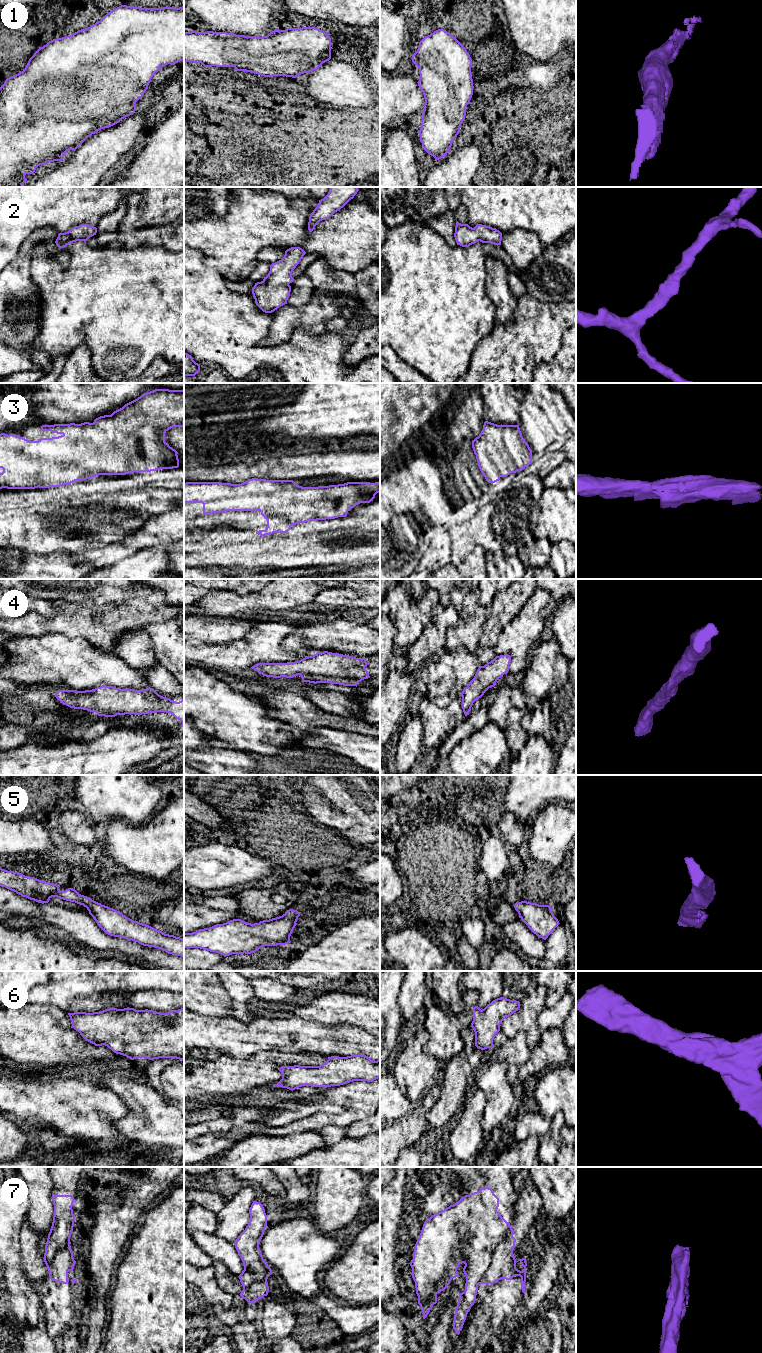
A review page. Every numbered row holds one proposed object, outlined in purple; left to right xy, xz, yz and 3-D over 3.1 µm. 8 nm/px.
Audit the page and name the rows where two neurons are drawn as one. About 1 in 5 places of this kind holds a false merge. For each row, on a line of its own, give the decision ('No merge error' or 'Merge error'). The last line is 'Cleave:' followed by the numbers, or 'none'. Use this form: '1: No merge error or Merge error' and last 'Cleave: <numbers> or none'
1: No merge error
2: No merge error
3: No merge error
4: No merge error
5: No merge error
6: No merge error
7: Merge error
Cleave: 7

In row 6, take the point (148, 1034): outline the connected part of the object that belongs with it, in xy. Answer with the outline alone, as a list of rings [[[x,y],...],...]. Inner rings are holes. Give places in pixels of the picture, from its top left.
[[[109,1008],[99,1012],[68,1013],[72,1028],[95,1046],[105,1045],[114,1053],[134,1060],[176,1058],[184,1060],[184,1008],[168,1013],[134,1008]]]

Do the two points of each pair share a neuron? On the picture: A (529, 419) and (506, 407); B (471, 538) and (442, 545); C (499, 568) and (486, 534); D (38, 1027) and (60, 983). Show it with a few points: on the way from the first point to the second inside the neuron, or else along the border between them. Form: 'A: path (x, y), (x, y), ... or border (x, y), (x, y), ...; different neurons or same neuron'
A: border (521, 402), (520, 422), (518, 424); different neurons
B: border (448, 534), (451, 562); different neurons
C: border (499, 550), (494, 553); different neurons
D: border (31, 1003), (45, 1005); different neurons

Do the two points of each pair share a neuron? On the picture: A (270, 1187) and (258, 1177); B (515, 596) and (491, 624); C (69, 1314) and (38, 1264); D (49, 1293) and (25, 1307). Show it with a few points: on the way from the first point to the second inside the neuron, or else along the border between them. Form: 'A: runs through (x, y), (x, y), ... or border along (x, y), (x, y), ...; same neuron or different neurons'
A: runs through (267, 1184), (261, 1178); same neuron
B: runs through (507, 600), (494, 613), (494, 616); same neuron
C: runs through (60, 1302), (57, 1288), (48, 1276); same neuron
D: border along (34, 1290), (41, 1307); different neurons

